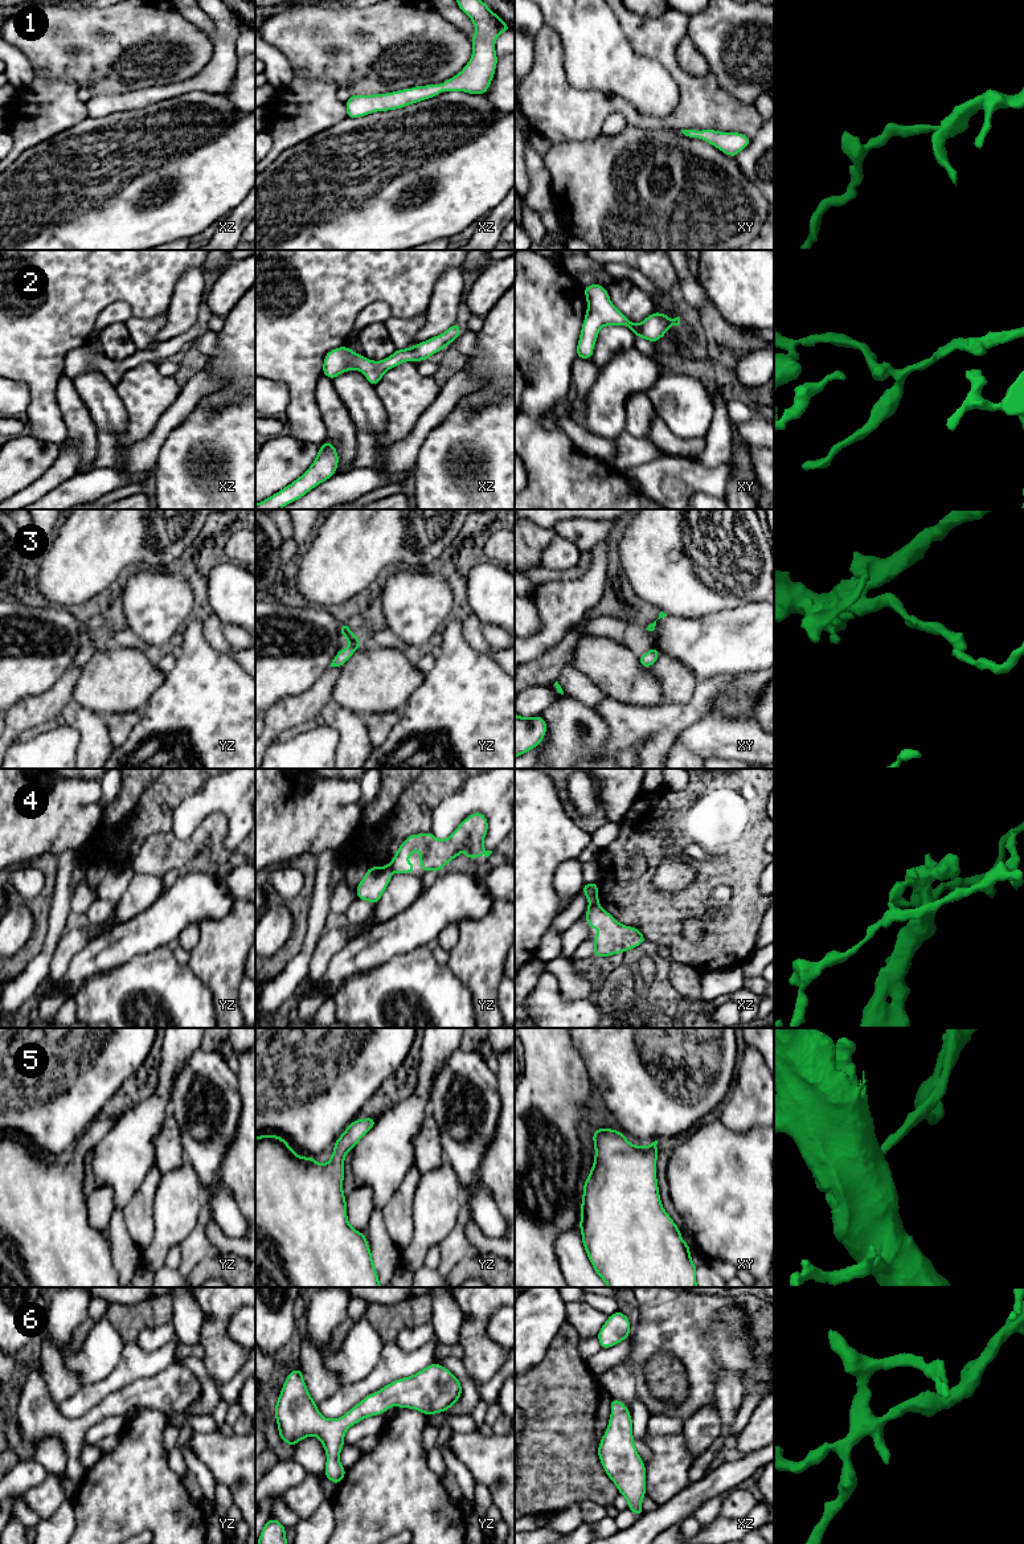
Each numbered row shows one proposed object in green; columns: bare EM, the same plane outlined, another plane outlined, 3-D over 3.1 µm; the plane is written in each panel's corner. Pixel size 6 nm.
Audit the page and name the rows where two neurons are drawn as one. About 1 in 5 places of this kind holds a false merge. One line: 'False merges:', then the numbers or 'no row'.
False merges: 4

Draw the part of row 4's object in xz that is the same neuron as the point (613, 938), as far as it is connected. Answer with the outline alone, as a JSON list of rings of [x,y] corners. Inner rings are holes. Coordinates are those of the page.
[[[589,905],[586,922],[589,927],[599,930],[599,934],[591,939],[594,943],[594,957],[624,953],[646,942],[644,935],[636,927],[619,923],[599,905]]]

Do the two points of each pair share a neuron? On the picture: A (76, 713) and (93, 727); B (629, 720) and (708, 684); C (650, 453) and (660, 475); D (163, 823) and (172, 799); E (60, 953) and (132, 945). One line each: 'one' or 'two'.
A: one
B: one
C: two
D: one
E: two

